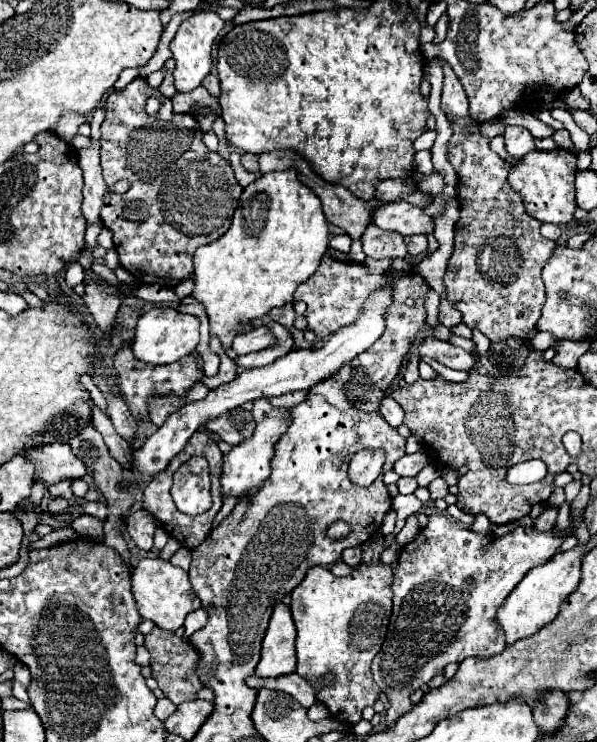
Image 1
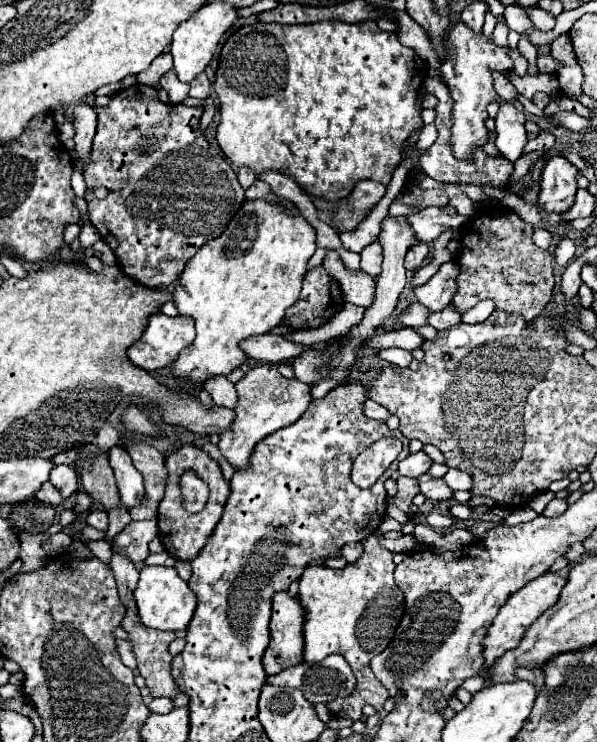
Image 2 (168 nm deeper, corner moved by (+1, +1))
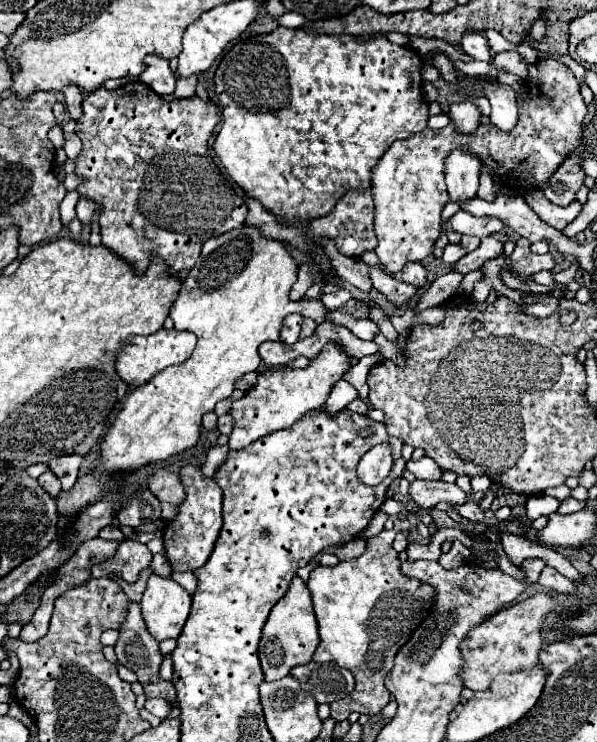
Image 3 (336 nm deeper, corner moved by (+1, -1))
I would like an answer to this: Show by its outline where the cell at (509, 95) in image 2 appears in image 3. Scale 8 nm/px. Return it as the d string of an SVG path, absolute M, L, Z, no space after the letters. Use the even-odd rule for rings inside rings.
M409 36L409 46L414 48L415 52L420 55L427 55L431 50L438 49L449 55L452 61L461 60L463 62L470 62L473 60L471 56L466 53L459 53L454 46L450 46L445 40L442 39L424 39L419 36Z

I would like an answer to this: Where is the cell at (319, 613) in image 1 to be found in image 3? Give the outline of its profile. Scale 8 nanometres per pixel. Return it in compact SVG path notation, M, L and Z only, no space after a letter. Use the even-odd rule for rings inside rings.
M382 530L376 538L368 540L366 552L360 558L338 562L334 568L316 566L308 580L308 588L312 594L314 612L318 620L318 632L320 632L320 646L316 648L314 662L336 662L338 666L348 668L356 680L354 694L330 704L330 716L336 722L348 720L352 712L360 712L368 716L382 712L382 708L390 702L390 692L384 686L384 678L392 670L394 656L408 642L410 634L420 626L424 616L428 616L428 612L434 606L436 590L400 572L400 558L398 552L392 548L394 536L396 536L394 530Z

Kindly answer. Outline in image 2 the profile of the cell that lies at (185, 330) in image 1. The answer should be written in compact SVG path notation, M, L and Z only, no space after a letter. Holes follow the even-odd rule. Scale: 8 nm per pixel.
M156 312L150 316L140 340L128 348L128 358L134 366L148 372L170 366L180 350L194 342L196 330L190 316L166 316Z

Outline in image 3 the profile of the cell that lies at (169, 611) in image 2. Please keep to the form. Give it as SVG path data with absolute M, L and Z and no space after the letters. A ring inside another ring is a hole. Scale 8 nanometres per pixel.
M152 574L140 602L148 632L158 642L166 638L178 638L188 618L190 604L190 594L178 582Z

